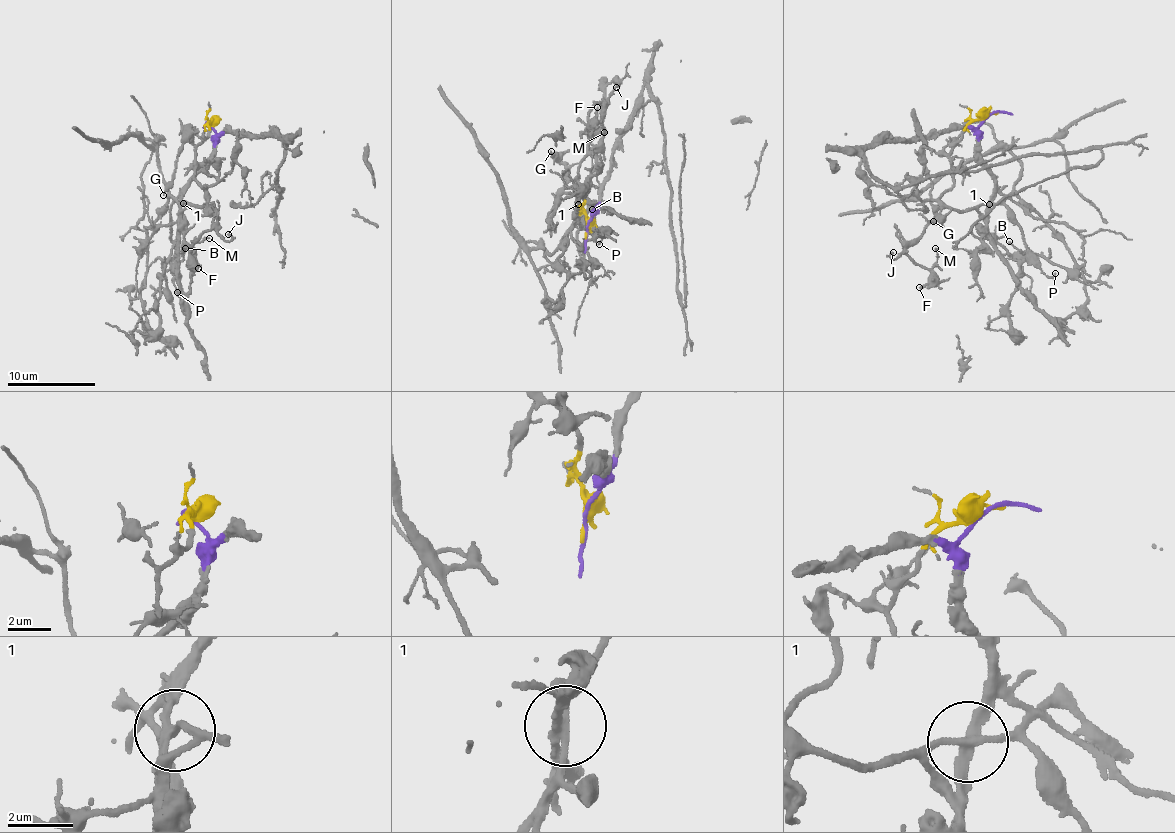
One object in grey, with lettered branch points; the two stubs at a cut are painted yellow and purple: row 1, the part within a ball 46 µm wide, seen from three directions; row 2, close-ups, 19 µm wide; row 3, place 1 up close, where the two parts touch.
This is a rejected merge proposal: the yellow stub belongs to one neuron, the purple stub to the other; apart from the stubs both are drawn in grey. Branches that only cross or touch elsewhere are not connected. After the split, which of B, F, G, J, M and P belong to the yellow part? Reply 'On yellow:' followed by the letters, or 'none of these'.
On yellow: B, F, G, J, M, P

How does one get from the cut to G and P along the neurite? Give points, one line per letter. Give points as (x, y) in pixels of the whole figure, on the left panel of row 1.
G: (210, 124), (207, 126), (209, 136), (196, 144), (190, 129), (172, 184), (163, 195)
P: (210, 124), (197, 147), (194, 180), (207, 200), (180, 206), (171, 258), (176, 292)

